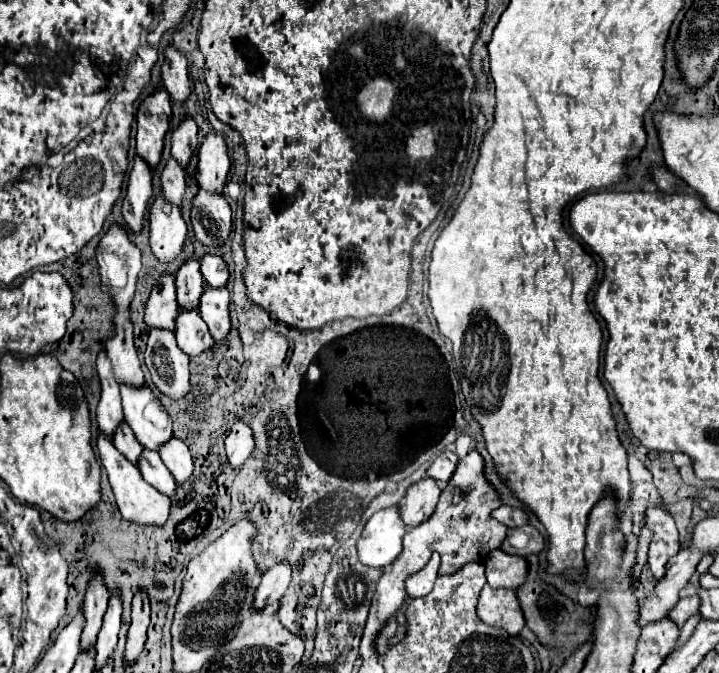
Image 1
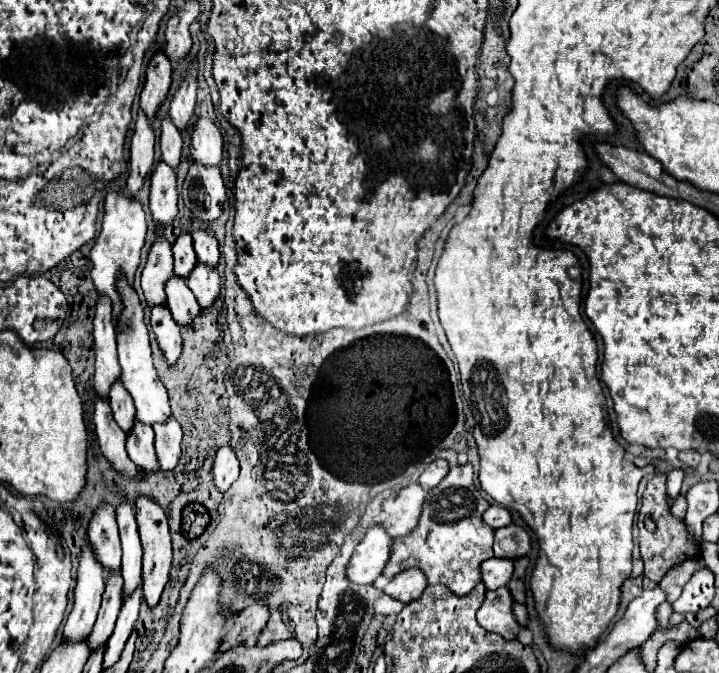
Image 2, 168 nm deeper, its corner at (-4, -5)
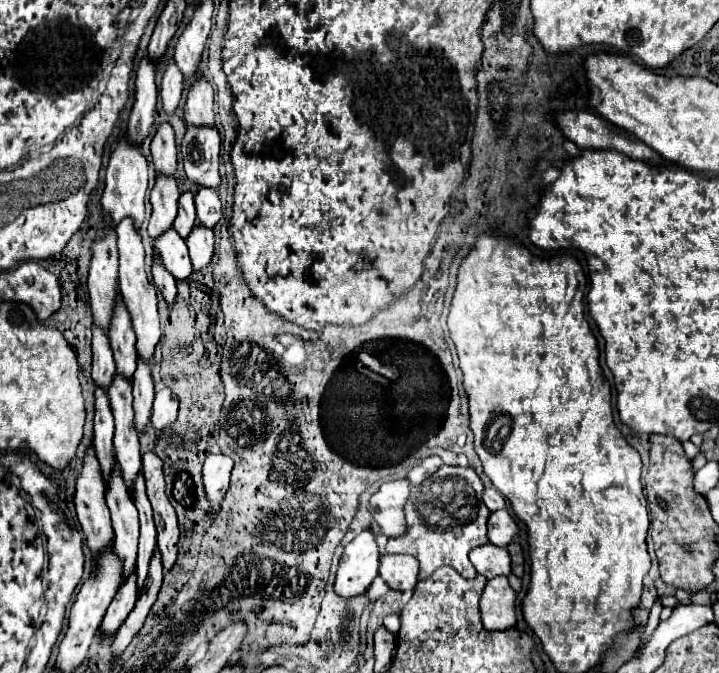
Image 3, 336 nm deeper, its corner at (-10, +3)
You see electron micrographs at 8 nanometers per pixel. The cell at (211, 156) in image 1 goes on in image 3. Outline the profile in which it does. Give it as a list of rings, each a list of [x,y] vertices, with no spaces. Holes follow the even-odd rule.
[[[198,77],[190,89],[184,105],[184,121],[194,127],[216,127],[214,115],[214,91],[212,85]]]

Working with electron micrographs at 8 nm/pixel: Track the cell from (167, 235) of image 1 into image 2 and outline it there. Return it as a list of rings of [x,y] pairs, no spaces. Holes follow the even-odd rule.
[[[164,161],[154,163],[150,173],[150,211],[156,223],[168,227],[178,215],[176,173]]]

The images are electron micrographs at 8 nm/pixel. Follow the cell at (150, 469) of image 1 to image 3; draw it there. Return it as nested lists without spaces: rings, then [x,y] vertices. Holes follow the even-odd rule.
[[[138,361],[138,369],[134,373],[134,425],[140,435],[146,433],[146,427],[150,423],[152,413],[152,401],[154,401],[154,381],[150,375],[150,369]]]

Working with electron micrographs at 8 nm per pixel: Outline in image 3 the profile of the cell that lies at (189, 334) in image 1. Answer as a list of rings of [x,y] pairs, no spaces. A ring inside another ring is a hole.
[[[170,229],[170,233],[162,233],[162,237],[158,237],[154,247],[162,257],[166,271],[176,281],[188,281],[190,279],[192,265],[190,265],[188,249],[186,249],[186,243],[178,237],[178,233],[174,233],[174,229]]]

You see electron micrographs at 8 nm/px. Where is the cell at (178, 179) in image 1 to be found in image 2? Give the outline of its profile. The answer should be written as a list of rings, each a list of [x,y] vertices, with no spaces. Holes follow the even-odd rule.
[[[166,117],[162,119],[162,133],[160,133],[160,149],[162,149],[162,159],[176,169],[182,157],[182,135],[176,129],[176,125],[172,125],[172,119]]]

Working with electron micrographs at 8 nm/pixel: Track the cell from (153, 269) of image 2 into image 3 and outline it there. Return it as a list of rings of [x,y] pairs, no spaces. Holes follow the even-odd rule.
[[[156,177],[156,185],[150,191],[152,203],[152,217],[148,223],[150,243],[154,243],[162,233],[172,229],[178,213],[178,197],[180,191],[172,177]]]

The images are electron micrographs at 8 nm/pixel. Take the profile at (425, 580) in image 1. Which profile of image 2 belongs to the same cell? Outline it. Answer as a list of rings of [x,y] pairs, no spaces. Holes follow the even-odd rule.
[[[406,569],[406,571],[400,571],[384,587],[384,593],[402,603],[408,603],[408,601],[414,601],[416,597],[420,597],[424,587],[426,587],[426,575],[420,569]]]

